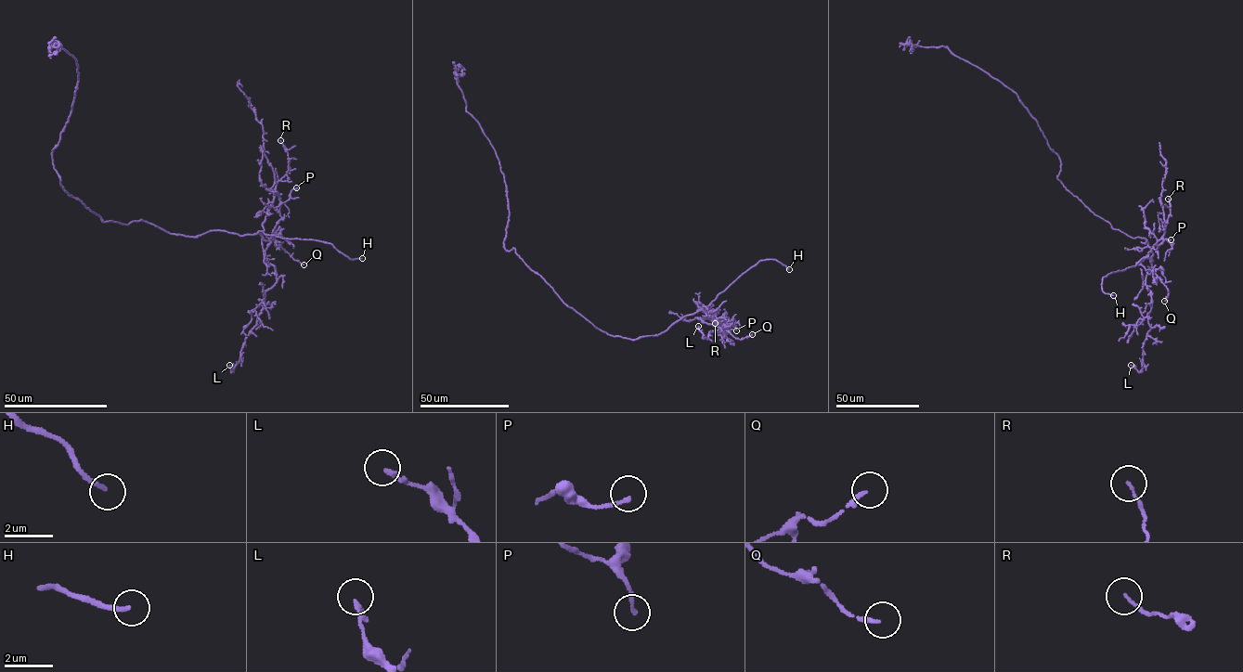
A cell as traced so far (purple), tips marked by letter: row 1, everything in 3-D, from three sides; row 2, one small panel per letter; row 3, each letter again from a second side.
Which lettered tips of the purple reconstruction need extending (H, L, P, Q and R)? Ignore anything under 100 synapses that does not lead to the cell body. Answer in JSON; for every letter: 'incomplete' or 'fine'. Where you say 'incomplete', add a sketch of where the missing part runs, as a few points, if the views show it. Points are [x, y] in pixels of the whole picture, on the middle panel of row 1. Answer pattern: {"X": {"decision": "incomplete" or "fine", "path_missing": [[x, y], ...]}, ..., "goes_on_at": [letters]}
{"H": {"decision": "incomplete", "path_missing": [[789, 269], [800, 274]]}, "L": {"decision": "fine"}, "P": {"decision": "fine"}, "Q": {"decision": "fine"}, "R": {"decision": "fine"}, "goes_on_at": ["H"]}

